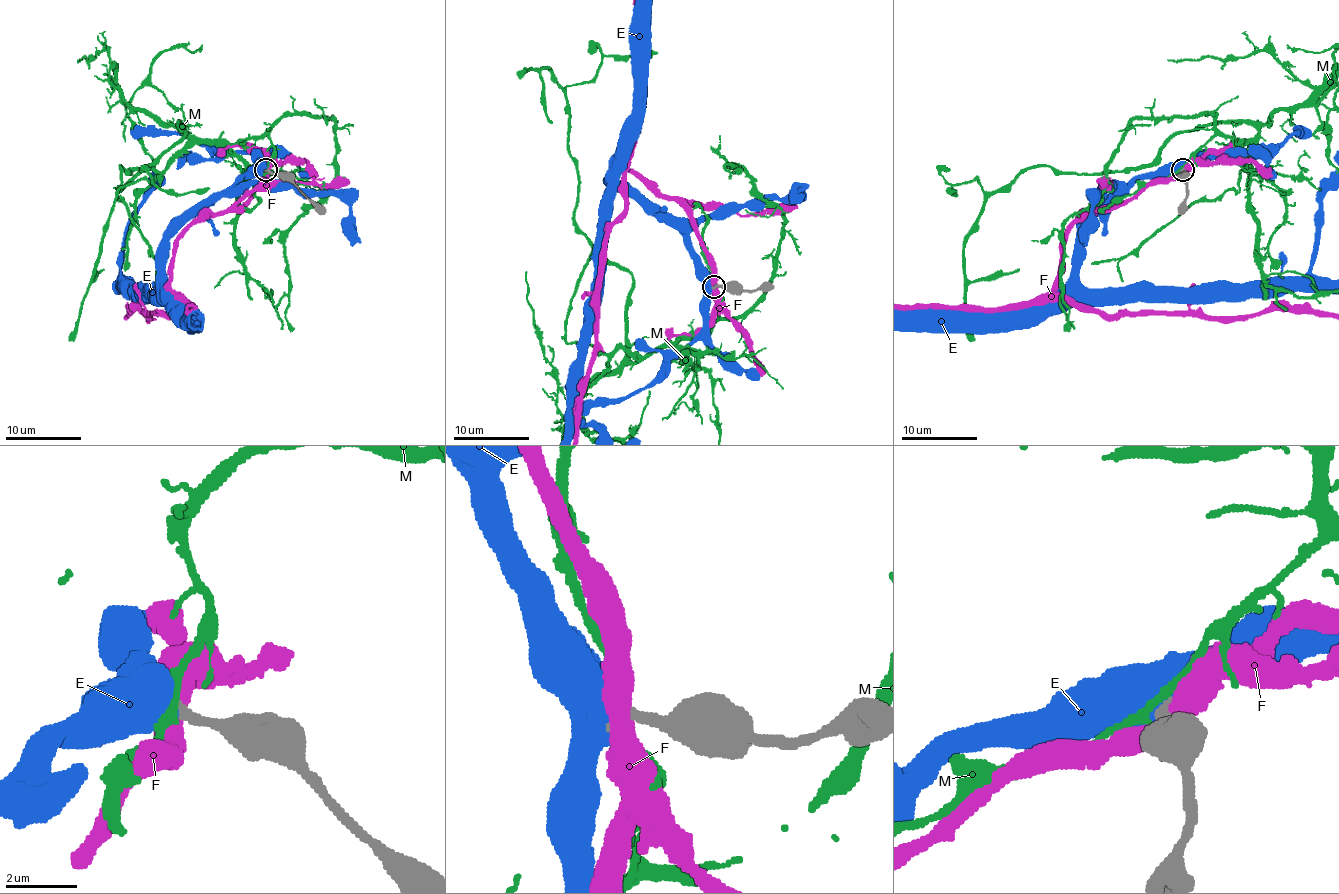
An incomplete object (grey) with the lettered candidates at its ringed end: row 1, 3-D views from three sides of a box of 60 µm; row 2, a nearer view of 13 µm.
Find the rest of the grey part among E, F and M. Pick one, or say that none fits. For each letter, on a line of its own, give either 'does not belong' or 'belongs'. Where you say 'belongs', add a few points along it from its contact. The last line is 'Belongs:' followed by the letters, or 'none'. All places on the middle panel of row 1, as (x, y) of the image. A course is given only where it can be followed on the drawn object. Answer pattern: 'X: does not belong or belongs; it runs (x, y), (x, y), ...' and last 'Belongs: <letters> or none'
E: belongs
F: does not belong
M: does not belong
Belongs: E

